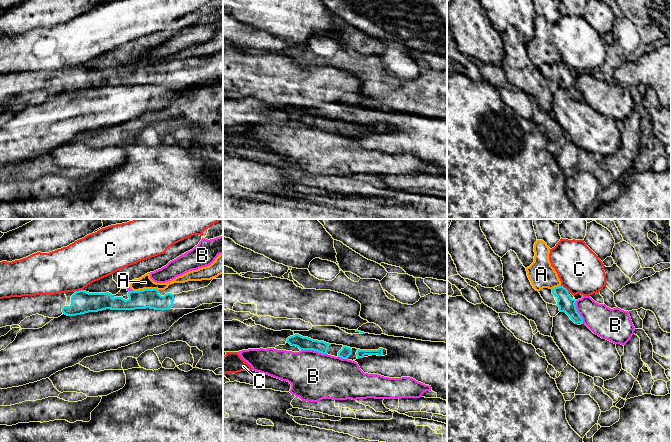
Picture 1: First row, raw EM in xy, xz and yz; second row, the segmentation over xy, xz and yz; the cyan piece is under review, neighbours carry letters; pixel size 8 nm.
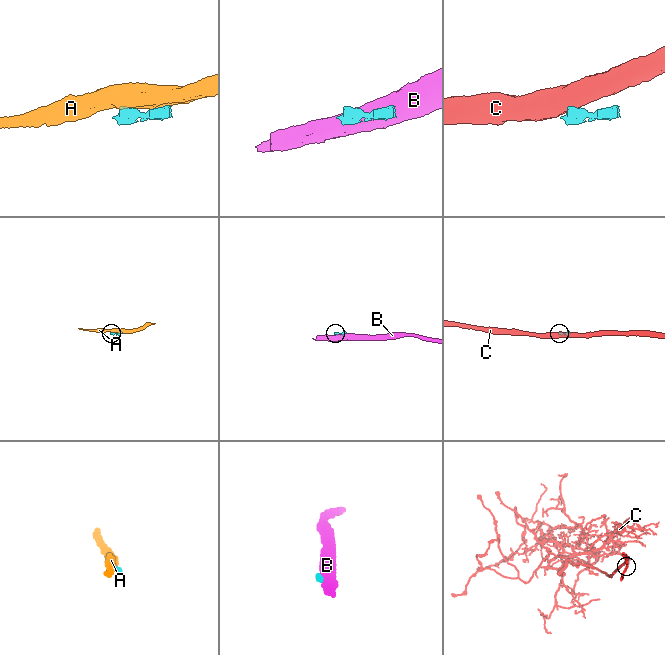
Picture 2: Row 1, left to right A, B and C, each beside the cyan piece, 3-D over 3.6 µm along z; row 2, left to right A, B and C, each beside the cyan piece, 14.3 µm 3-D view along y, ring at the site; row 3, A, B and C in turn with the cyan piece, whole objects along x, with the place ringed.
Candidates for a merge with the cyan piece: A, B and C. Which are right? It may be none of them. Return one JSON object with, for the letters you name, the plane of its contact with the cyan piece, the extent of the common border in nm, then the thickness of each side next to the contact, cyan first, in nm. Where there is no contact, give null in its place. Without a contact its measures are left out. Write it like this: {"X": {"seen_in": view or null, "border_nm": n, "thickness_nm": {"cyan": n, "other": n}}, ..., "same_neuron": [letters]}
{"same_neuron": []}

